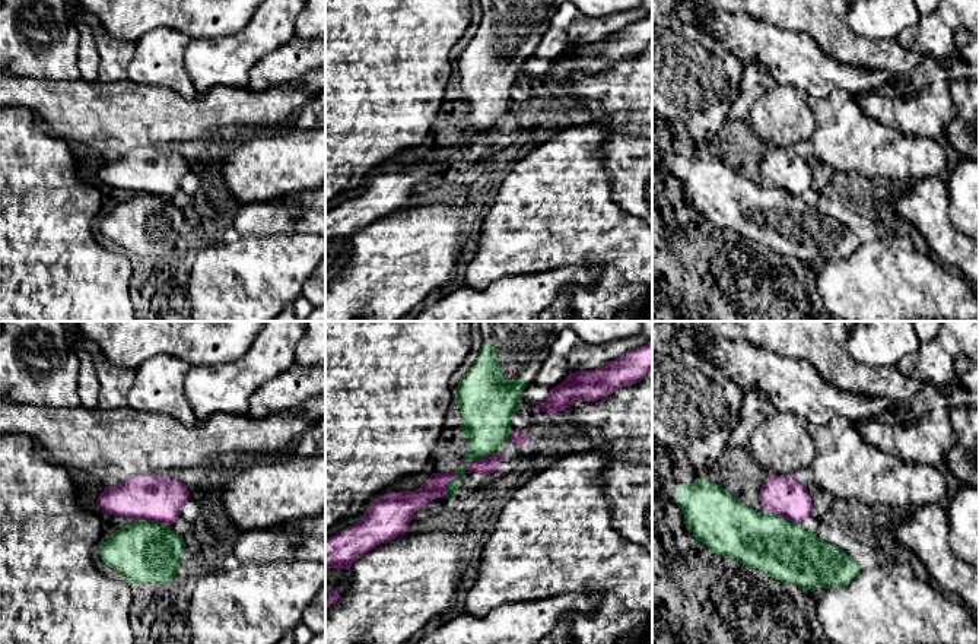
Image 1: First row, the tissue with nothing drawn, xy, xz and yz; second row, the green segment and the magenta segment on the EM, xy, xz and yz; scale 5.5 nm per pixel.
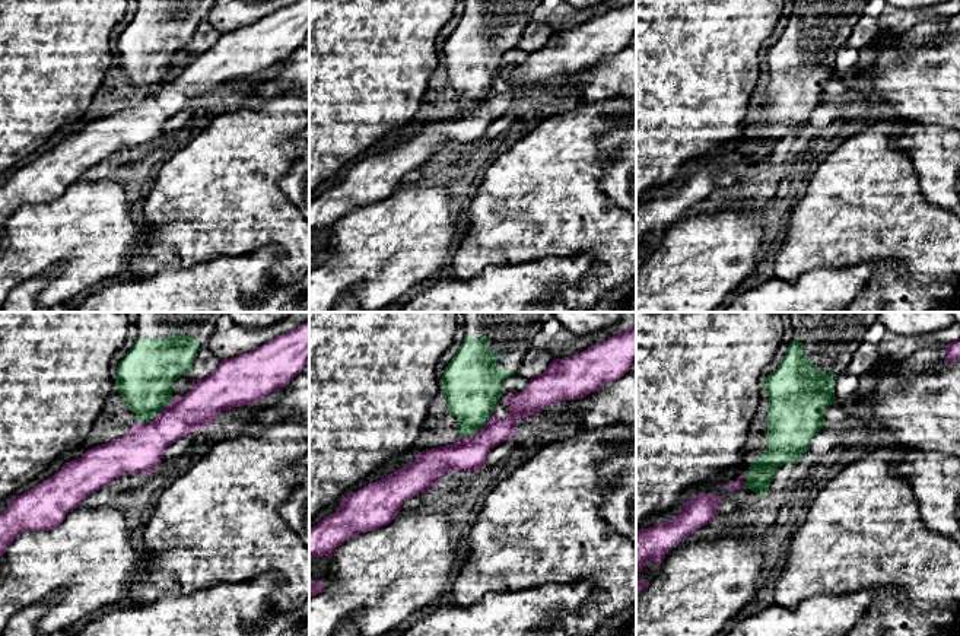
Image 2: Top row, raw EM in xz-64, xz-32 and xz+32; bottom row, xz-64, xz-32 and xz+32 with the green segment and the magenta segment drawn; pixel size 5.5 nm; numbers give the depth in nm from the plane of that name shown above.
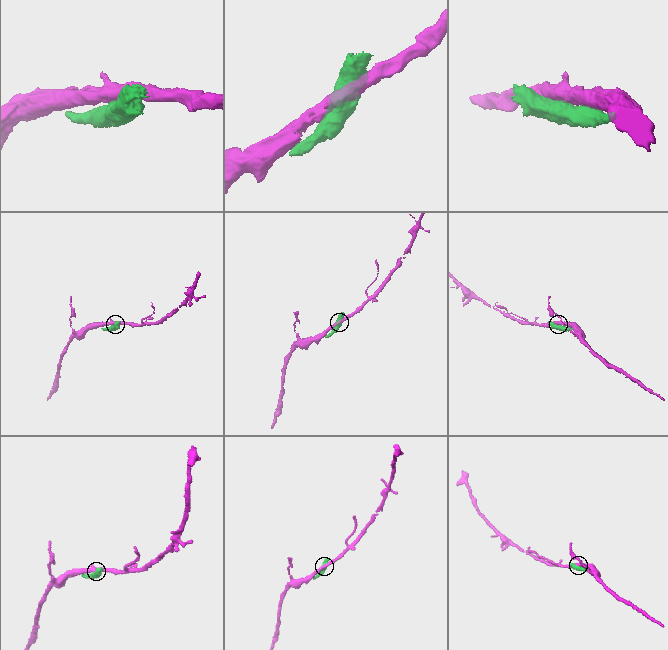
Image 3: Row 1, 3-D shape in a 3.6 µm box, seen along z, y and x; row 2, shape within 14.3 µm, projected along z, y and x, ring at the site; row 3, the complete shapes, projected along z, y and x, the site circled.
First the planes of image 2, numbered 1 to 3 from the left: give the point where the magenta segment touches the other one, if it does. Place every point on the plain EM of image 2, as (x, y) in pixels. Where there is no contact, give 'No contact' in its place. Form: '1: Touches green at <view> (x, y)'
1: Touches green at xz-64 (145, 95)
2: Touches green at xz-32 (477, 104)
3: Touches green at xz+32 (744, 156)

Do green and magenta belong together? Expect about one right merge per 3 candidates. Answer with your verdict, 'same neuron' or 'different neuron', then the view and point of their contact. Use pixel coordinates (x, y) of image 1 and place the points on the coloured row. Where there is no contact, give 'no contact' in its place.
different neuron; contact xz (477, 459)

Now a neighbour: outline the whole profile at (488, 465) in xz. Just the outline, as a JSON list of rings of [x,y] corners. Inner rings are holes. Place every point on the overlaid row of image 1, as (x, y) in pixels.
[[[496,451],[492,456],[479,459],[476,461],[470,461],[467,464],[461,464],[464,467],[465,473],[479,472],[481,475],[490,475],[496,472],[496,467],[502,463],[502,457],[499,451]]]

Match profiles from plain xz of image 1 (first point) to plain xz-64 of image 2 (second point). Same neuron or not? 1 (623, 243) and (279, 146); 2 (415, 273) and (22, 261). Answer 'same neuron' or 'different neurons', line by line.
1: same neuron
2: same neuron

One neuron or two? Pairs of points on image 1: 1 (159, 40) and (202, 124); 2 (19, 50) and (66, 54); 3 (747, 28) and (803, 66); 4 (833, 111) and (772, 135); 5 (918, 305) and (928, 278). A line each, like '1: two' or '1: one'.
1: two
2: one
3: one
4: two
5: one

